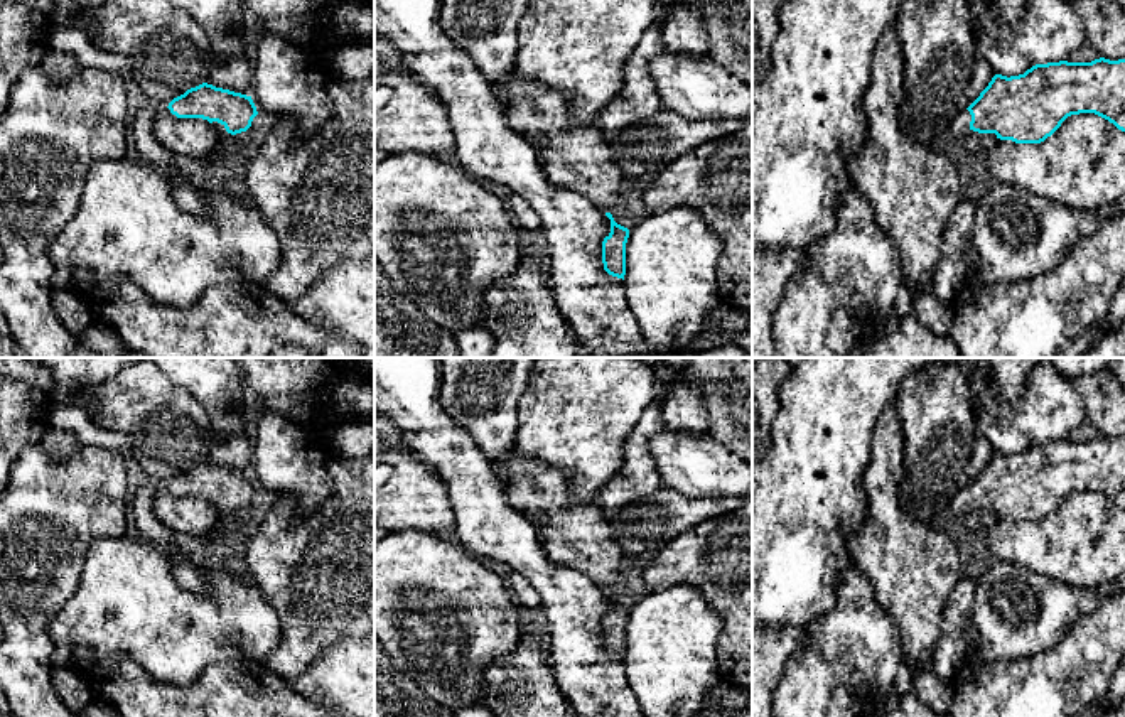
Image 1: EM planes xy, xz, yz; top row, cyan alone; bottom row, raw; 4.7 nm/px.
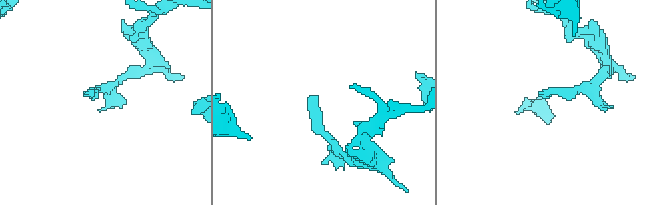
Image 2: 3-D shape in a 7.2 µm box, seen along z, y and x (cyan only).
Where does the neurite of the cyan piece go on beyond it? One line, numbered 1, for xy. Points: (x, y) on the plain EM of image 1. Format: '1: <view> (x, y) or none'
1: xy (221, 508)

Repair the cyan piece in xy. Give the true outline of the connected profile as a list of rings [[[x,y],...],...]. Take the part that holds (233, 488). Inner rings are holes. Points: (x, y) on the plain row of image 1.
[[[202,461],[174,476],[169,484],[177,496],[207,498],[226,516],[228,511],[236,513],[251,504],[258,493],[251,474],[216,466]]]

